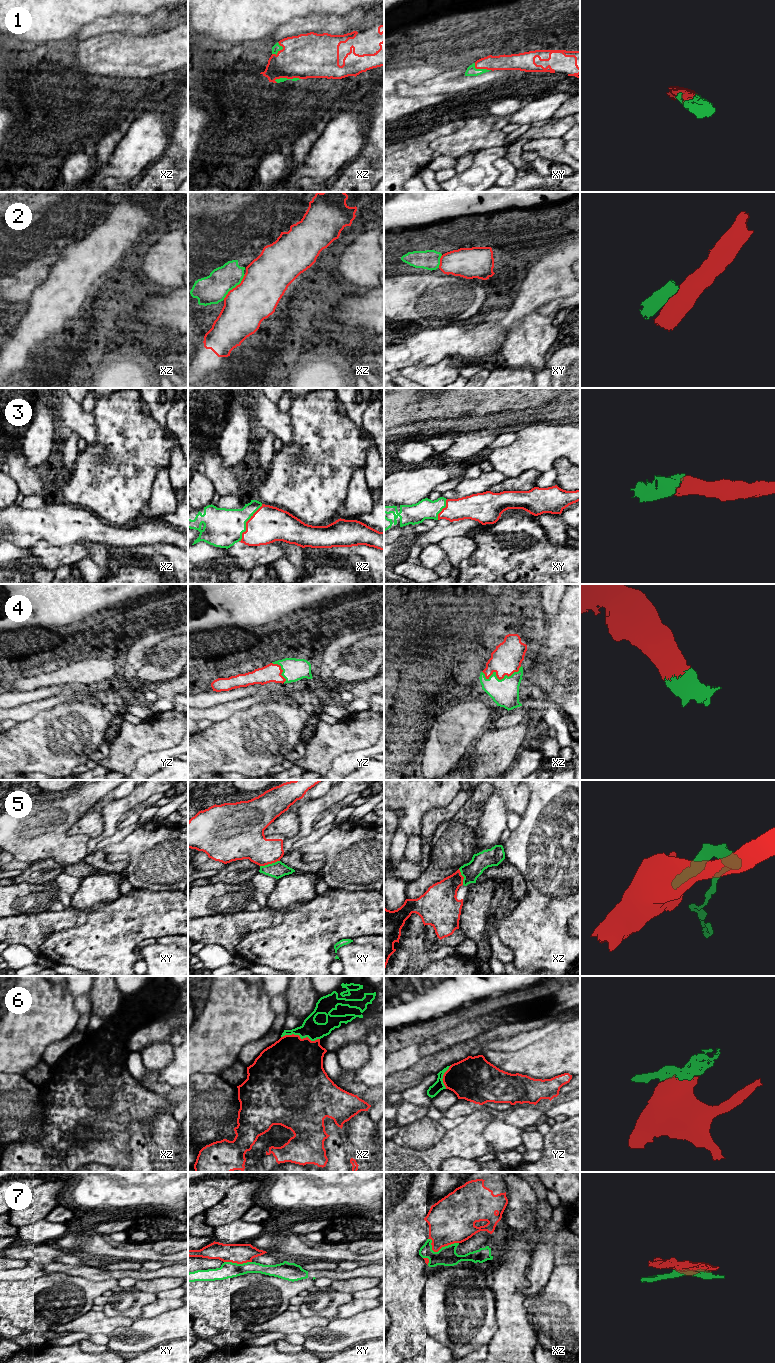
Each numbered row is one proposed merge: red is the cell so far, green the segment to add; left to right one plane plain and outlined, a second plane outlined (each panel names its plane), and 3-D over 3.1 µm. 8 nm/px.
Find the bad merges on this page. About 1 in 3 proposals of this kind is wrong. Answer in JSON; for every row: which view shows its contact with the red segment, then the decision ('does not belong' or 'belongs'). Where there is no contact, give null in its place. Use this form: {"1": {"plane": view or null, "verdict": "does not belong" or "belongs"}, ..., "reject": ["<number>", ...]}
{"1": {"plane": "xz", "verdict": "belongs"}, "2": {"plane": "xz", "verdict": "does not belong"}, "3": {"plane": "xz", "verdict": "belongs"}, "4": {"plane": "xz", "verdict": "belongs"}, "5": {"plane": "xy", "verdict": "does not belong"}, "6": {"plane": "xz", "verdict": "belongs"}, "7": {"plane": "xz", "verdict": "does not belong"}, "reject": ["2", "5", "7"]}

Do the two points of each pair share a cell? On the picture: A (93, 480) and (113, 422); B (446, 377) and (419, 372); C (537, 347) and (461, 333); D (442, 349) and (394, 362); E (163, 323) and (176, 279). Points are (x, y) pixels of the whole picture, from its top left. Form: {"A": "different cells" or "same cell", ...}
{"A": "same cell", "B": "same cell", "C": "different cells", "D": "same cell", "E": "different cells"}

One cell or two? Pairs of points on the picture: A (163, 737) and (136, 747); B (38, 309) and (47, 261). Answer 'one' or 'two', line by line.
A: one
B: two

